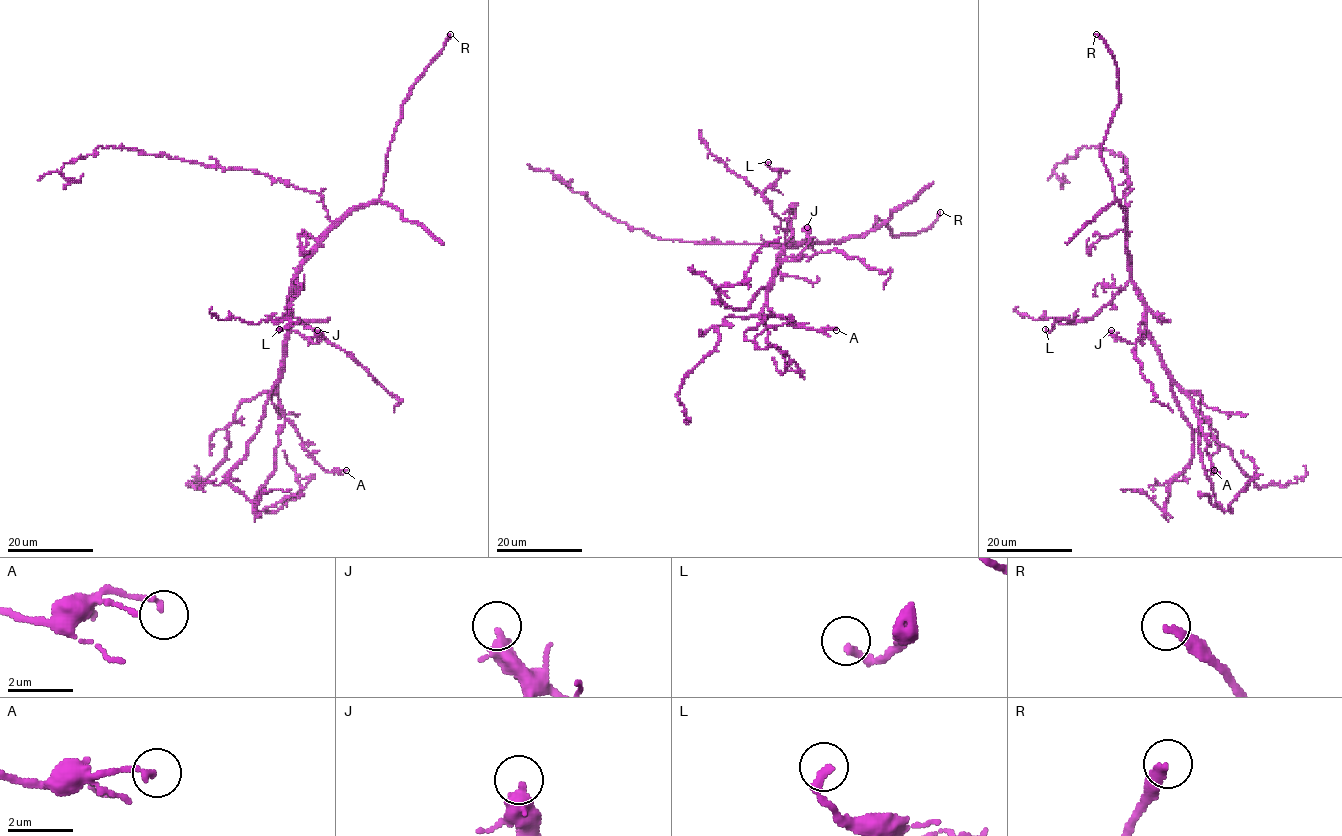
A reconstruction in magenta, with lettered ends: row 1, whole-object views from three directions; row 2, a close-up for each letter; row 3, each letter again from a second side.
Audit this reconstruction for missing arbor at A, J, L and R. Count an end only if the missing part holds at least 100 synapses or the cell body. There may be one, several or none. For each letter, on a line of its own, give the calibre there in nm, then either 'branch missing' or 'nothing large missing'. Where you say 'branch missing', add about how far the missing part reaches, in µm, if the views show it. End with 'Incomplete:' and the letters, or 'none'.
A: 140 nm thick; nothing large missing
J: 440 nm thick; nothing large missing
L: 280 nm thick; nothing large missing
R: 240 nm thick; nothing large missing
Incomplete: none

